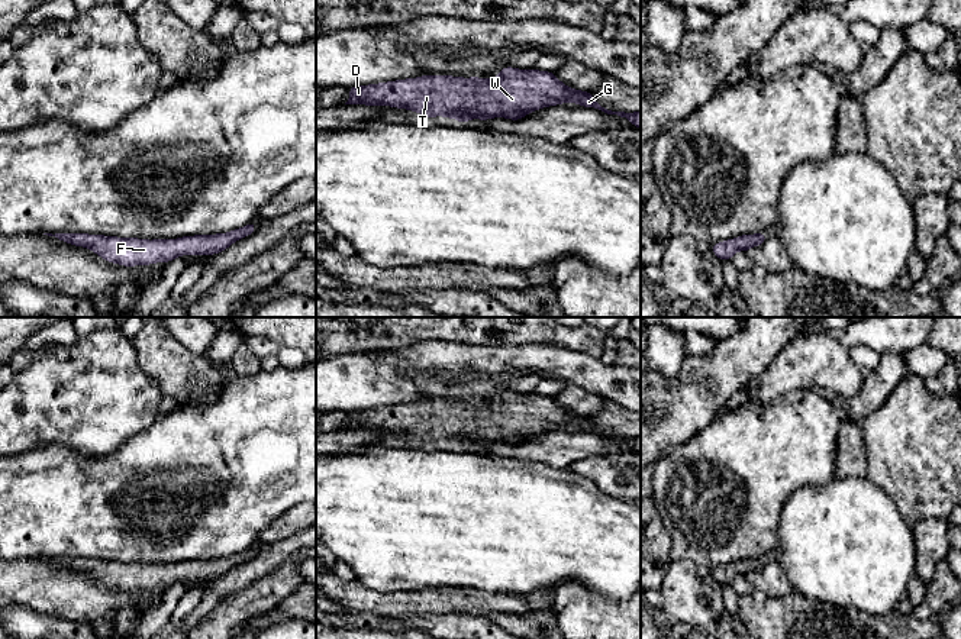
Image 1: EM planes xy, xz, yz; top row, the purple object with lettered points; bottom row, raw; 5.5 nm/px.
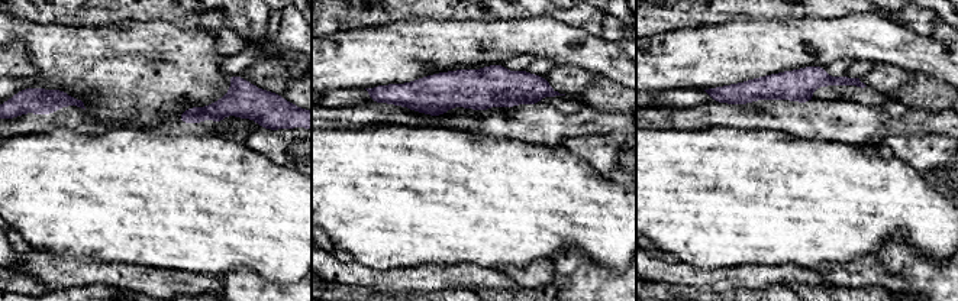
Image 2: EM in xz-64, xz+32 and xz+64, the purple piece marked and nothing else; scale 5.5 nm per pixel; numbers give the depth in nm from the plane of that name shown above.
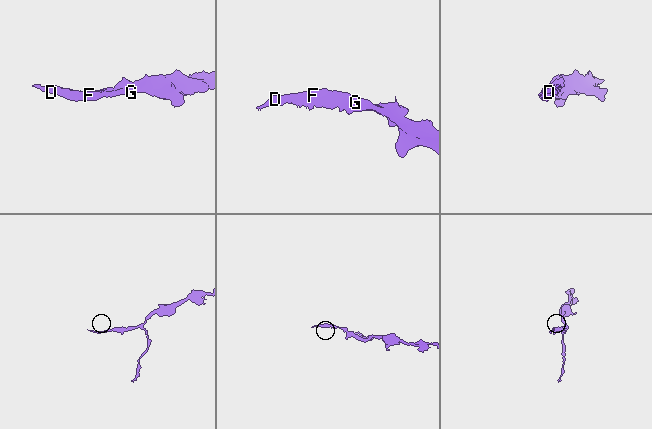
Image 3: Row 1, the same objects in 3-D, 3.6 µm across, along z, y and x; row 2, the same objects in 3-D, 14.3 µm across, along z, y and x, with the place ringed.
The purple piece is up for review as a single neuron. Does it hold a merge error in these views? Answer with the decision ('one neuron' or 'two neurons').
one neuron

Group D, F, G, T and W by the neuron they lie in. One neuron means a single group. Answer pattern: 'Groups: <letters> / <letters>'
Groups: D F G T W

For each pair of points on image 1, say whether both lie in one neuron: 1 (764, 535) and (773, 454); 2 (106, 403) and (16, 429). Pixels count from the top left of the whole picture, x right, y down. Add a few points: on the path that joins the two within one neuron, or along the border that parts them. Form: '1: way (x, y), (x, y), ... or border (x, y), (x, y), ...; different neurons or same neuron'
1: way (764, 515), (764, 474); same neuron
2: way (84, 403), (45, 403), (38, 407); same neuron

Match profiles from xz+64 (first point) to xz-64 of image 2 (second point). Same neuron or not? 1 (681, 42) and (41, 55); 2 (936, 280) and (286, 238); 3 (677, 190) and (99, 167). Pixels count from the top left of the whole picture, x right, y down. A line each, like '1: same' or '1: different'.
1: different
2: different
3: same

